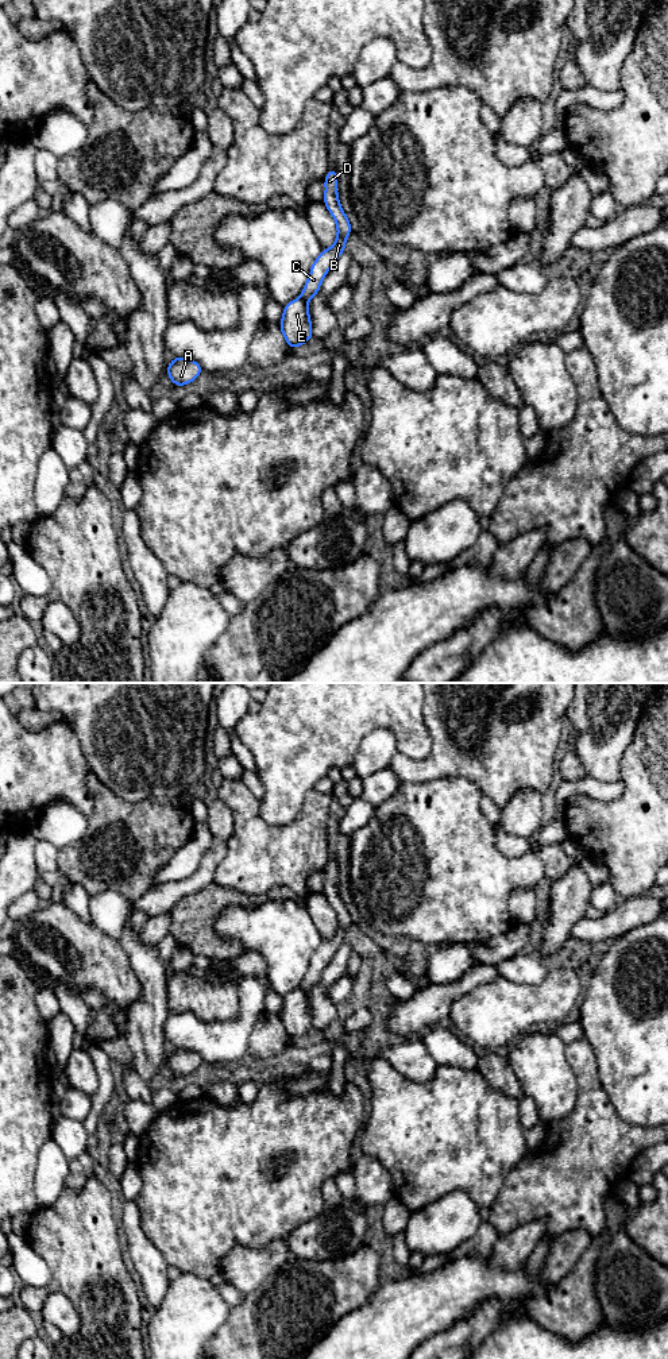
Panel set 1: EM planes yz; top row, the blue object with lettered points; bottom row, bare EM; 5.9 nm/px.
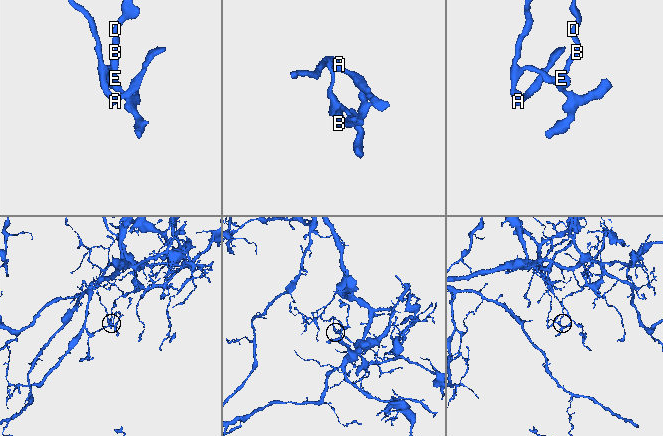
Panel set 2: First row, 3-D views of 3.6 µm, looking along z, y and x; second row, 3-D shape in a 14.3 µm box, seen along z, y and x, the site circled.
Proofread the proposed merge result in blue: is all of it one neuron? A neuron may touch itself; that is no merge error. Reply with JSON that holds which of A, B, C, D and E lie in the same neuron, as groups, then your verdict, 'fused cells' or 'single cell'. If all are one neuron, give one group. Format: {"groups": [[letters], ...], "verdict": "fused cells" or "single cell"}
{"groups": [["A", "E"], ["B", "C", "D"]], "verdict": "fused cells"}

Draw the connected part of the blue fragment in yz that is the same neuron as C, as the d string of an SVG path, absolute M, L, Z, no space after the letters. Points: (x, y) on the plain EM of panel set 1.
M333 857L328 861L325 869L325 887L323 893L337 915L337 928L331 939L323 941L314 954L310 957L310 966L302 980L301 989L310 992L320 981L321 972L337 951L345 943L347 927L352 923L350 911L340 897L337 888L337 861Z

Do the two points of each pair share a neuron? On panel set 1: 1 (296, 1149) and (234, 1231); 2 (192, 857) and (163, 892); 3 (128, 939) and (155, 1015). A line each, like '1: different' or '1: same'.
1: same
2: different
3: same

